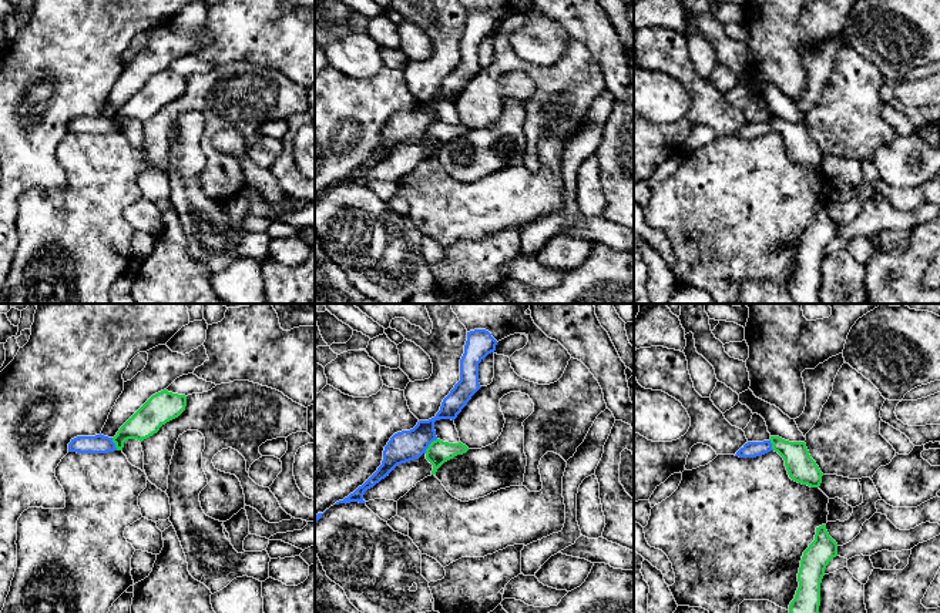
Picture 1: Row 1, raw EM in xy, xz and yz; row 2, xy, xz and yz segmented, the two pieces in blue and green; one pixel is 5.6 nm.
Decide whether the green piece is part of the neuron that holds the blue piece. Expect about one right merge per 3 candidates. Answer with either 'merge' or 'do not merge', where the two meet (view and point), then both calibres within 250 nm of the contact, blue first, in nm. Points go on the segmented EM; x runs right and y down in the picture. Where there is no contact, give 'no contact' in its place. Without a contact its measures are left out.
do not merge | xz (429, 444) | 180/130 nm

